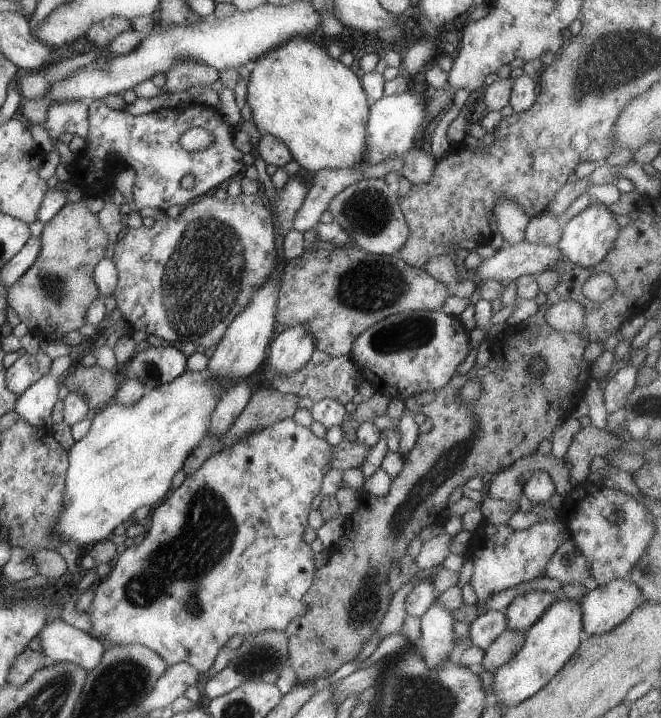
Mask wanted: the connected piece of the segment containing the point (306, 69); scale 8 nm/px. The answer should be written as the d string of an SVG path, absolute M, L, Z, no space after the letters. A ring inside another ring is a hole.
M292 37L248 62L248 66L251 67L246 96L252 110L252 117L248 121L252 127L258 129L260 134L268 133L282 140L290 149L293 159L308 173L361 166L366 158L366 129L371 101L350 67L335 59L310 37Z

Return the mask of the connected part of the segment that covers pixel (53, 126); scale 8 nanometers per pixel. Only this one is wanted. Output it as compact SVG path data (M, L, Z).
M52 101L49 103L46 120L42 126L58 139L64 133L72 133L89 139L89 105L86 101Z

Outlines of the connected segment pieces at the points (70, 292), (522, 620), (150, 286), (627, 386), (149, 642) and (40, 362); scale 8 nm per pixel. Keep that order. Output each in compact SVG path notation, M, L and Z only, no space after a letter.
M85 197L73 203L66 203L45 225L41 238L41 251L34 264L4 293L7 306L18 314L31 334L43 338L56 335L61 338L66 332L80 330L87 323L88 307L98 296L93 272L95 266L105 257L108 246L108 234L85 203Z
M535 590L516 595L504 610L509 628L525 633L556 599L552 593Z
M256 194L219 200L200 196L181 210L176 218L161 212L151 228L142 225L128 230L117 240L114 257L118 280L113 295L117 307L131 328L168 342L192 342L201 350L216 346L229 324L242 312L254 291L261 287L278 263L276 233L271 210Z
M629 364L625 368L620 369L608 382L603 391L603 399L609 414L625 406L630 392L637 385L638 373L639 367Z
M284 419L251 432L246 438L225 446L207 458L196 472L190 473L183 484L168 496L152 511L150 529L140 544L131 545L122 554L119 554L113 570L102 578L97 590L94 590L94 599L87 611L90 614L92 632L90 636L98 639L102 644L129 645L138 643L150 648L159 654L168 664L179 662L190 663L206 677L214 666L216 655L220 648L236 634L253 635L257 632L272 629L284 631L295 617L307 611L303 603L303 596L312 586L316 572L314 553L310 545L302 539L308 525L308 514L312 510L314 497L321 493L321 484L325 474L331 469L333 446L315 436L308 427L296 423L294 419Z
M42 352L36 356L29 353L20 355L12 366L5 369L6 386L19 397L29 386L50 372L52 361Z

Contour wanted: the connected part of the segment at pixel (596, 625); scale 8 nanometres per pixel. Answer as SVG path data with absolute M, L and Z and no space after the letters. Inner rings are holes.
M626 578L588 590L580 600L584 637L610 632L644 602L642 591Z

